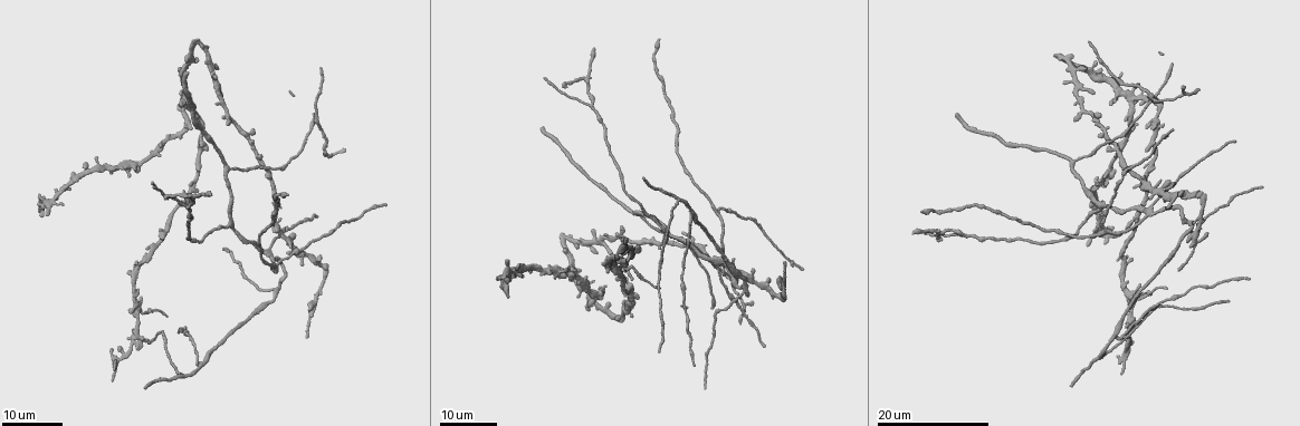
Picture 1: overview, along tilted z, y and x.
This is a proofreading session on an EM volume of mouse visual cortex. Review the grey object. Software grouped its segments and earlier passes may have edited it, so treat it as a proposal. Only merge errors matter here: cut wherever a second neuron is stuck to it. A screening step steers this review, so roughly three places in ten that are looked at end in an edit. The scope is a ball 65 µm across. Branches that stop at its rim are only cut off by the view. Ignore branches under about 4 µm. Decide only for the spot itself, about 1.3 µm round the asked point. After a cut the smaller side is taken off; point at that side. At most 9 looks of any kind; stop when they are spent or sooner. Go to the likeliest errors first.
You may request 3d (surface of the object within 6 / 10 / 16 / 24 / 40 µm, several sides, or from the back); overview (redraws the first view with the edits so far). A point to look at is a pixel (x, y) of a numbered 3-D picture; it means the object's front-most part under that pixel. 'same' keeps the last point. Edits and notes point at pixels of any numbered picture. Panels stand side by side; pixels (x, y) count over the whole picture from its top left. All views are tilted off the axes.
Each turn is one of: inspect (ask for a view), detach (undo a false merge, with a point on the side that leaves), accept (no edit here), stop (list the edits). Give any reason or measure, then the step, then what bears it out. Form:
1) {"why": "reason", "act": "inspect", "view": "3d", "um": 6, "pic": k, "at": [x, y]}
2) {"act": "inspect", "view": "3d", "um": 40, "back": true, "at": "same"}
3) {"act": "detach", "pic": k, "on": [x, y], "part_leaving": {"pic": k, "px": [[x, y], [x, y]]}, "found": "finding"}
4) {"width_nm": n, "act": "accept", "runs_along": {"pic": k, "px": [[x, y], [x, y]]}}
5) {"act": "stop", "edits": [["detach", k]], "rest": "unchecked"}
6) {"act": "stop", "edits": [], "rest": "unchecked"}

{"why": "branch point", "act": "inspect", "view": "3d", "um": 16, "pic": 1, "at": [627, 264]}

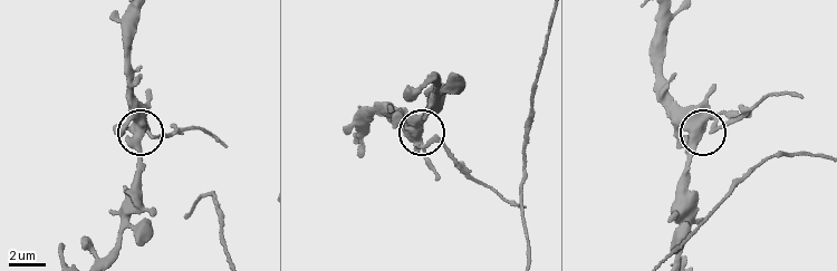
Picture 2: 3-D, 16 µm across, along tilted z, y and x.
{"act": "inspect", "view": "3d", "um": 6, "pic": 2, "at": [704, 123]}

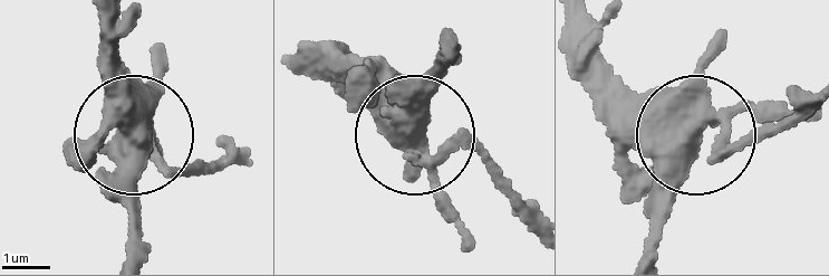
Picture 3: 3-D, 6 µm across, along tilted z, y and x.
{"arms": 3, "act": "detach", "pic": 3, "on": [193, 163], "found": "two neurons meet here"}

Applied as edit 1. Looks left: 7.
{"why": "branch point", "act": "inspect", "view": "3d", "um": 24, "pic": 1, "at": [184, 376]}

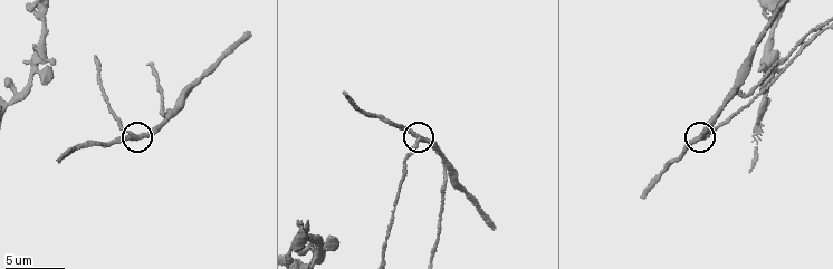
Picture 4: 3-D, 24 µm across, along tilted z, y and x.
{"act": "inspect", "view": "3d", "um": 10, "pic": 4, "at": [416, 138]}

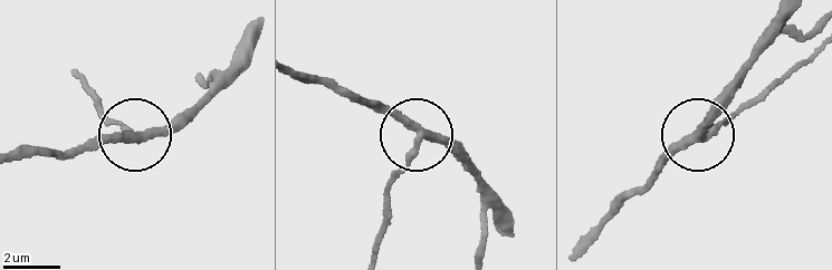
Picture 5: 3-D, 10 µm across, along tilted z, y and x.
{"side_arm_um": 10, "act": "accept", "runs_along": {"pic": 5, "px": [[790, 13], [697, 134], [657, 164]]}, "found": "one neuron here"}

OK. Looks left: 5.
{"why": "two arms in line, one across", "act": "inspect", "view": "3d", "um": 16, "pic": 1, "at": [662, 227]}

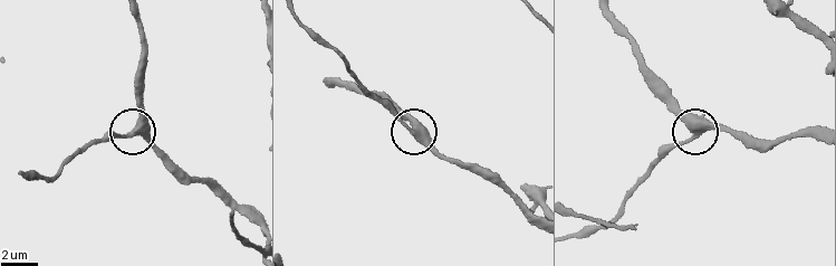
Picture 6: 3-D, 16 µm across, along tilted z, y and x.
{"act": "inspect", "view": "3d", "um": 6, "pic": 6, "at": [415, 133]}

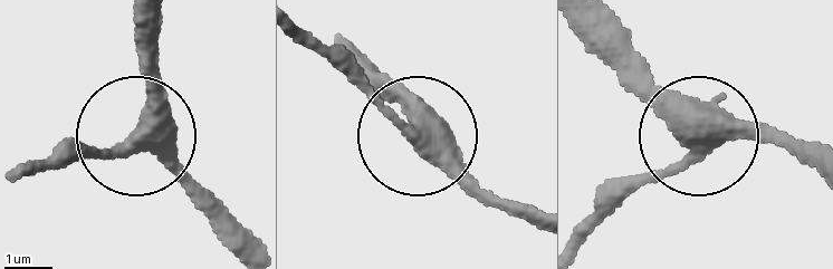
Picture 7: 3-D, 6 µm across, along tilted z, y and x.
{"width_nm": 360, "act": "accept", "runs_along": {"pic": 7, "px": [[136, 25], [146, 86], [135, 128], [101, 151], [75, 138]]}, "found": "continuous, no second neuron"}

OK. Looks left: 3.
{"why": "small branch off a trunk", "act": "inspect", "view": "3d", "um": 24, "pic": 1, "at": [186, 205]}

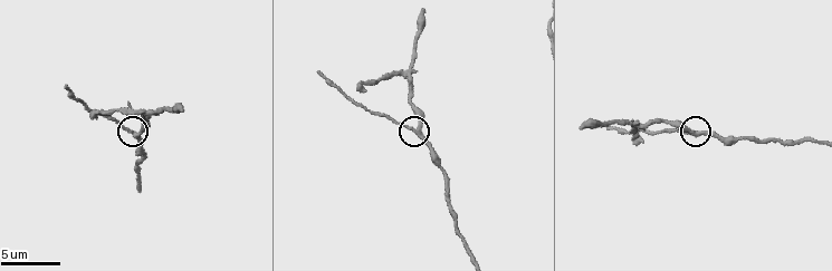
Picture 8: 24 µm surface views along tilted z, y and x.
{"act": "inspect", "view": "3d", "um": 6, "pic": 8, "at": [136, 135]}

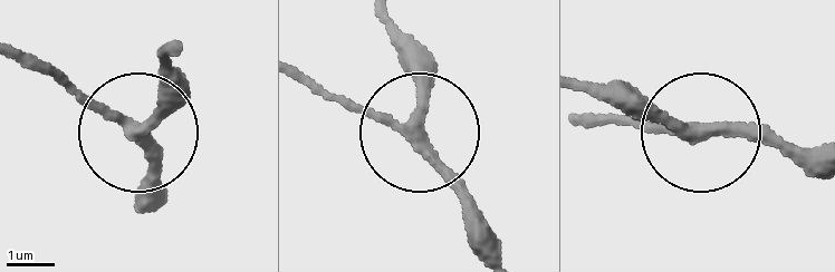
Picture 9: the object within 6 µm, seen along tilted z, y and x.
{"arms": 3, "act": "accept", "found": "all the same neuron"}

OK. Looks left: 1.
{"act": "stop", "edits": [["detach", 3]], "rest": "unchecked"}

